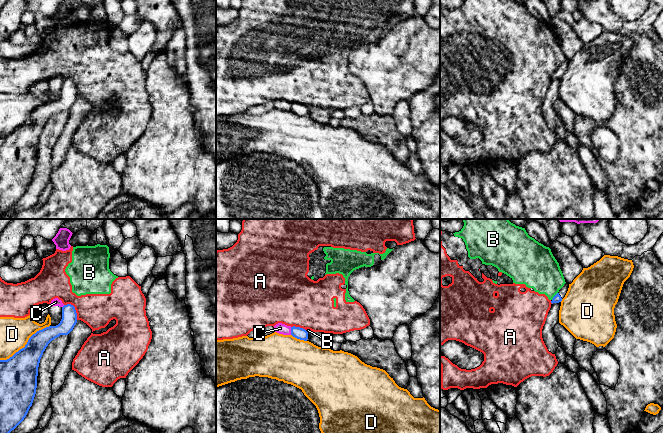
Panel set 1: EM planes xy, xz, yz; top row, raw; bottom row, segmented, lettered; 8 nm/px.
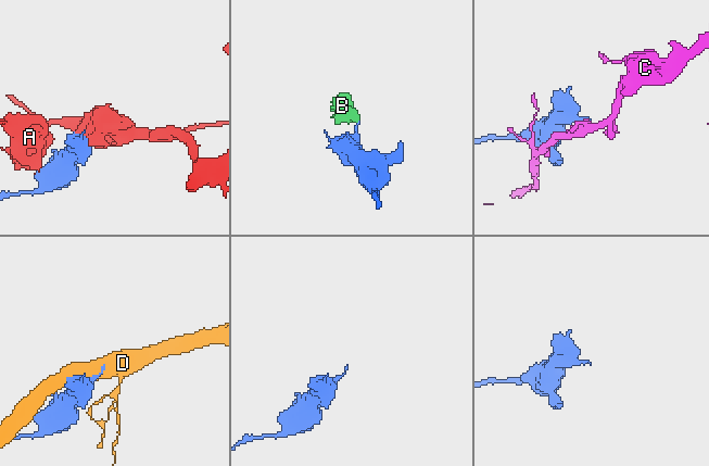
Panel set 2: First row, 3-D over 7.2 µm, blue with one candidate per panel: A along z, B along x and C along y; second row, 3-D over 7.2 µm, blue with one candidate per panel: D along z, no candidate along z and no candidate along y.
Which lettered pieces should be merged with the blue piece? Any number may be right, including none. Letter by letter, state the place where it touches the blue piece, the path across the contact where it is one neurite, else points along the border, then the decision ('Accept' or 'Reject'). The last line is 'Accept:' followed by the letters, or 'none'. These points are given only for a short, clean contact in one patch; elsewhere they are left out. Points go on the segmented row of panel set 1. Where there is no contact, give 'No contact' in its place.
A: Touches blue at xy (74, 308). Reject
B: Touches blue at yz (554, 296). Boundary: yz (557, 292), (551, 299). Reject
C: Touches blue at xz (291, 331). Boundary: xz (290, 327), (291, 334). Reject
D: Touches blue at xy (26, 344). Reject
Accept: none

